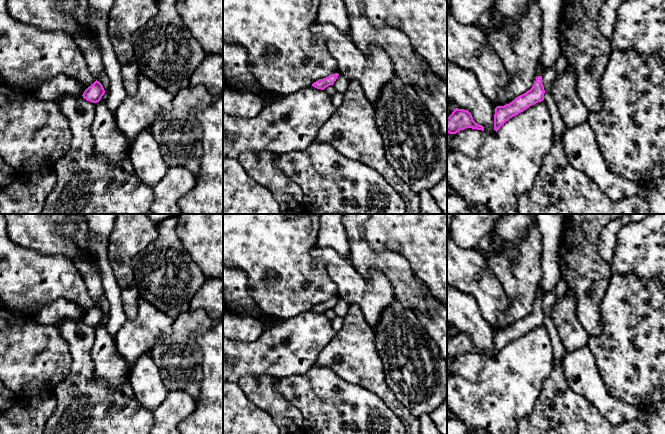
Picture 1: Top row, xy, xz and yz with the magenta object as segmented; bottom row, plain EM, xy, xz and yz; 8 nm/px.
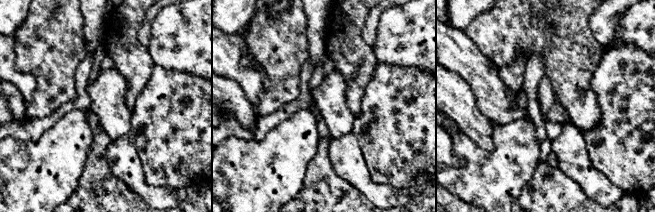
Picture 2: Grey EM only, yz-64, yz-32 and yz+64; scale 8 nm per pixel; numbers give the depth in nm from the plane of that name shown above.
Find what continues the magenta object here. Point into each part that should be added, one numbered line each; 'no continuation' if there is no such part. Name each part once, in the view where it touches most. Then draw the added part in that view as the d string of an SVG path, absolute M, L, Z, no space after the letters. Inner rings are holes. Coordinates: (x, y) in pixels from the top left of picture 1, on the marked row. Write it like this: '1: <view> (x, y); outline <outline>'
1: yz (539, 70); outline M538 64L538 65L537 65L537 68L536 68L536 75L535 75L535 78L534 78L534 83L535 83L535 81L536 81L536 78L537 78L538 76L542 76L543 73L544 73L543 67L542 67L540 64Z

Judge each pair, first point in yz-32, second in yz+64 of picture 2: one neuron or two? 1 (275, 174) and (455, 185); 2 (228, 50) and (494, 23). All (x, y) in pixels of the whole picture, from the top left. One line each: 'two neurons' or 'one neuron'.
1: one neuron
2: two neurons

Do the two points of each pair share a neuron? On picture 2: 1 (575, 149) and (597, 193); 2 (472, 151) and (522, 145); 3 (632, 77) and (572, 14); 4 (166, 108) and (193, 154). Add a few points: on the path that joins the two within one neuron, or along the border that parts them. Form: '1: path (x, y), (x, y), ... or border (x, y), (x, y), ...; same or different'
1: path (575, 160), (576, 165), (591, 182); same
2: path (484, 156), (510, 156); same
3: border (604, 50), (600, 63), (593, 71); different
4: path (177, 119), (193, 136), (193, 143); same

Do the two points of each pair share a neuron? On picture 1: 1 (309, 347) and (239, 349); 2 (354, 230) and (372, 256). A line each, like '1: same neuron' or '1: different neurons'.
1: same neuron
2: same neuron

